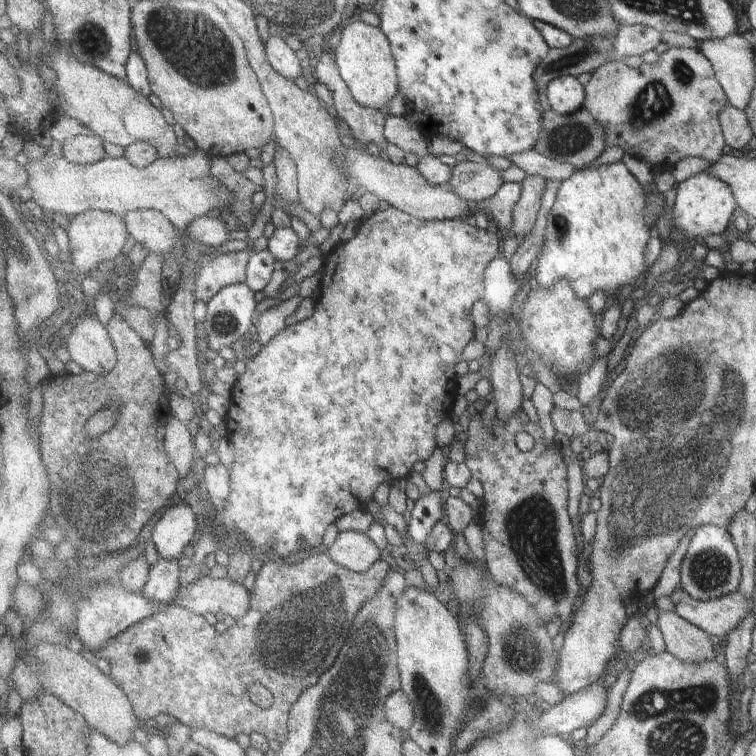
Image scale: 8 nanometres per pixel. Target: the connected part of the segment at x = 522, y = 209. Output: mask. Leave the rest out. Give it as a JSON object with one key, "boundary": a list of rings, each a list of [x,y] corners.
{"boundary":[[[529,175],[521,185],[522,195],[513,209],[514,219],[509,235],[524,238],[535,228],[548,180],[537,175]]]}

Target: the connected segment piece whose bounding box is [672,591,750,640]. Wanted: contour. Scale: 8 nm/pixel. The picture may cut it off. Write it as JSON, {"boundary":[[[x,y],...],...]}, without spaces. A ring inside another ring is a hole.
{"boundary":[[[739,592],[700,601],[684,593],[679,603],[673,605],[674,613],[701,629],[708,636],[726,636],[748,612],[750,604]]]}

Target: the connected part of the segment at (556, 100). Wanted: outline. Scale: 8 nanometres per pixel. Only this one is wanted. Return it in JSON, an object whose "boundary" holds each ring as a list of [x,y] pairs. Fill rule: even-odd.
{"boundary":[[[565,75],[549,84],[545,96],[555,112],[570,115],[585,105],[586,88],[576,76]]]}

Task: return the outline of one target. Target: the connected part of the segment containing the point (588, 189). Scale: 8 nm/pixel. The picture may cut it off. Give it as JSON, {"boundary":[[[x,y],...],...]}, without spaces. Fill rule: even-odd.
{"boundary":[[[623,162],[578,170],[571,178],[562,182],[558,201],[548,214],[546,240],[536,270],[539,288],[550,291],[557,281],[565,279],[572,283],[580,299],[591,298],[597,290],[603,290],[611,300],[619,299],[630,289],[641,286],[650,267],[645,262],[645,252],[654,228],[648,225],[646,209],[648,196],[639,180],[627,170]]]}

